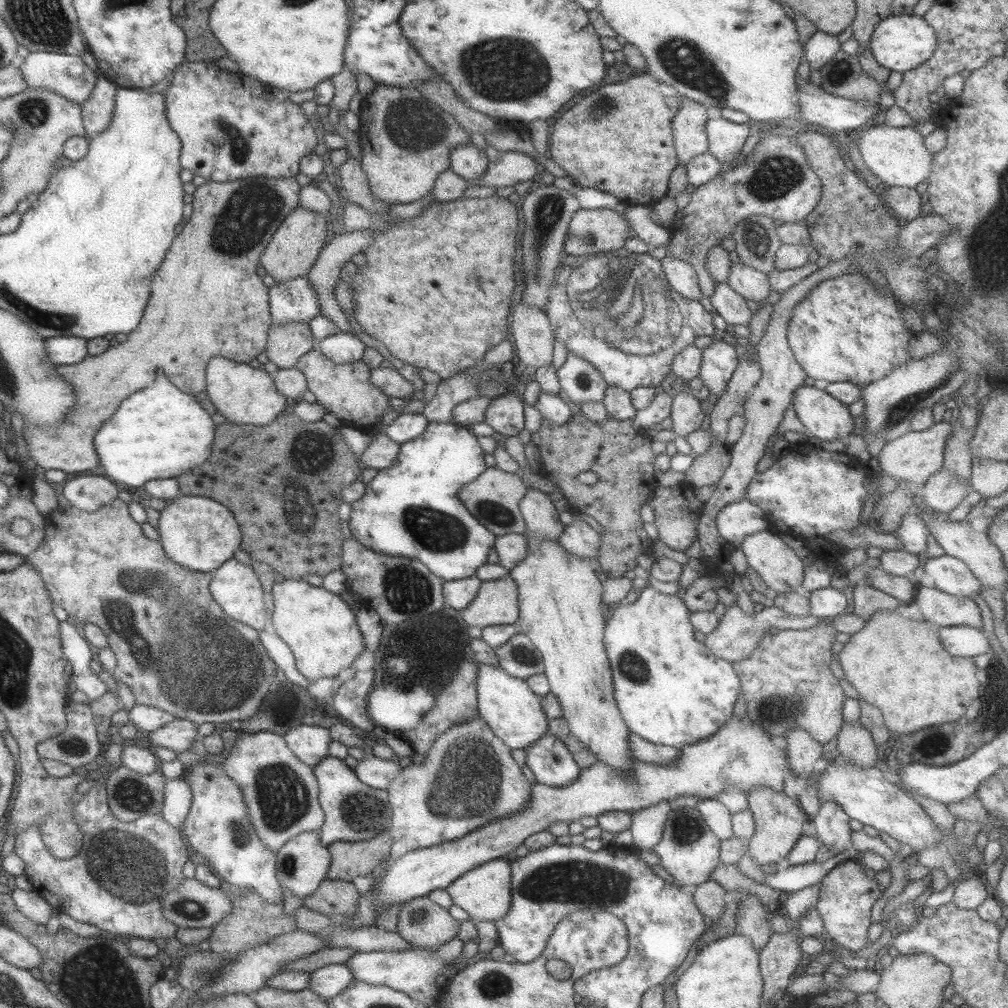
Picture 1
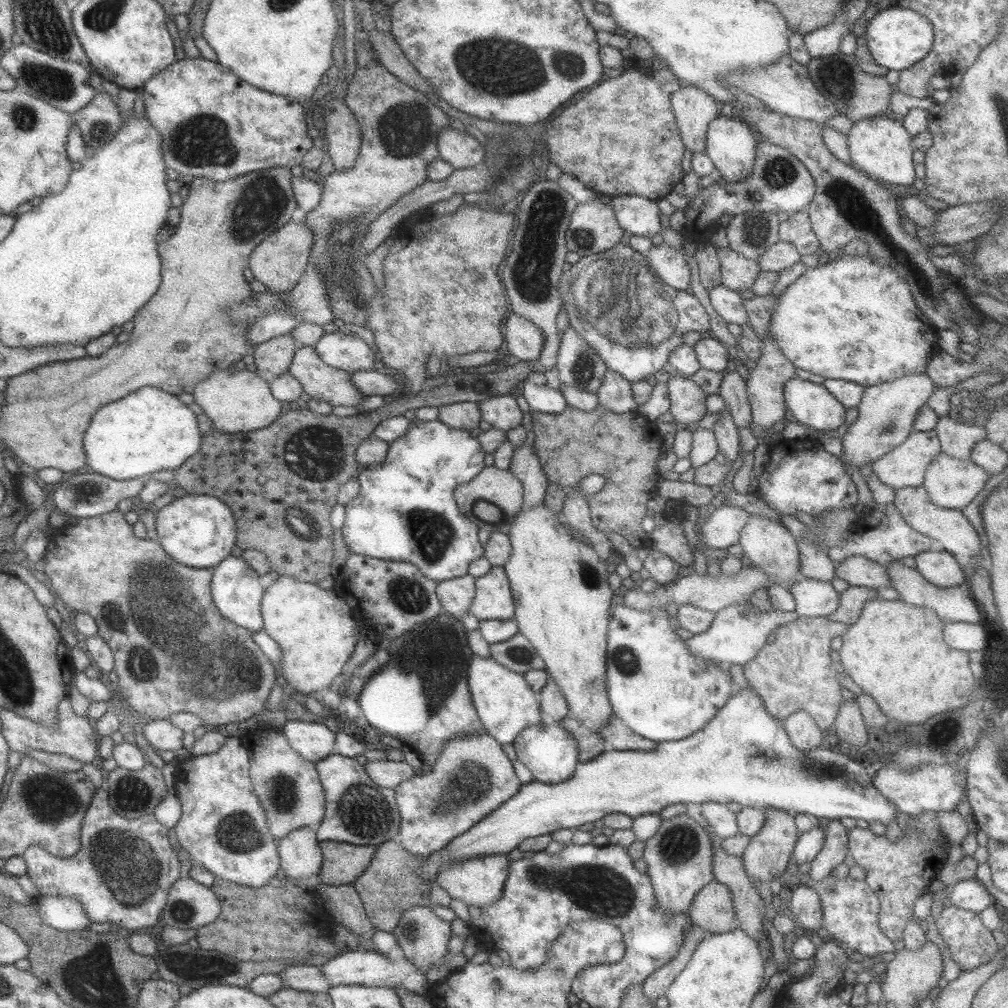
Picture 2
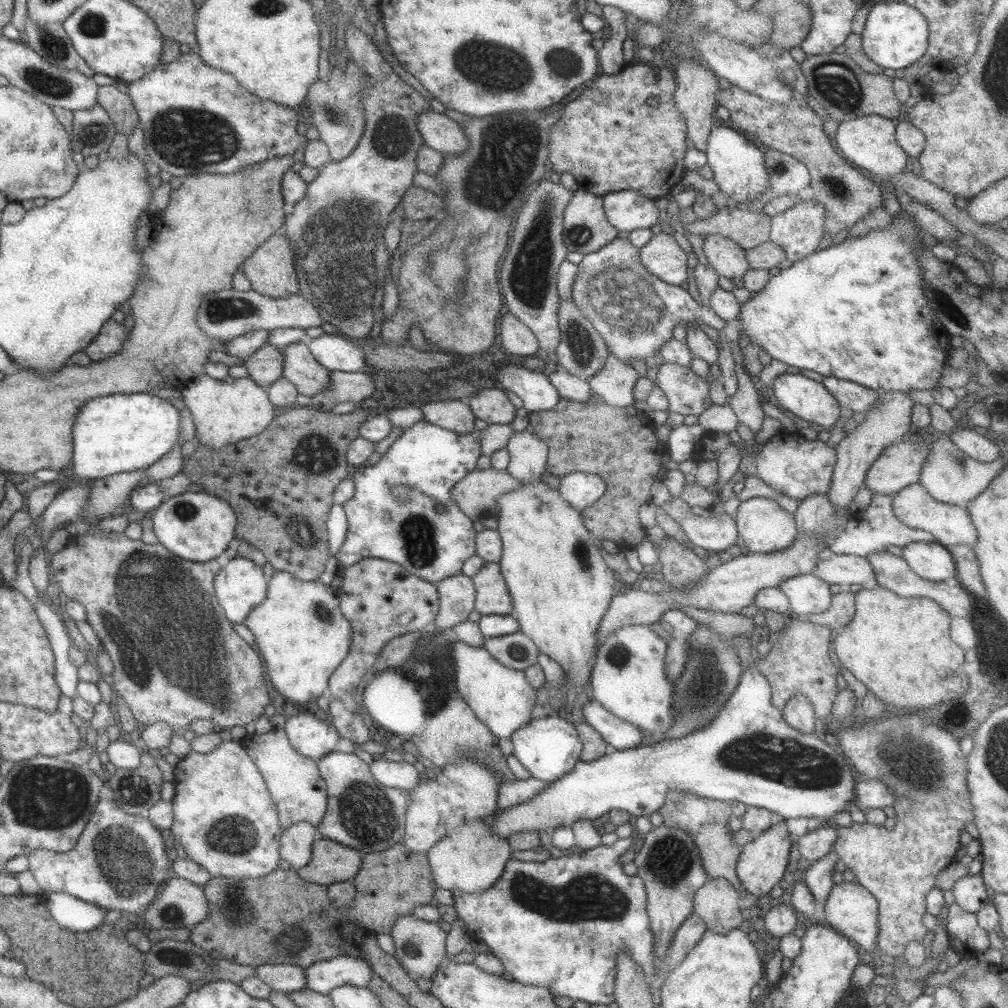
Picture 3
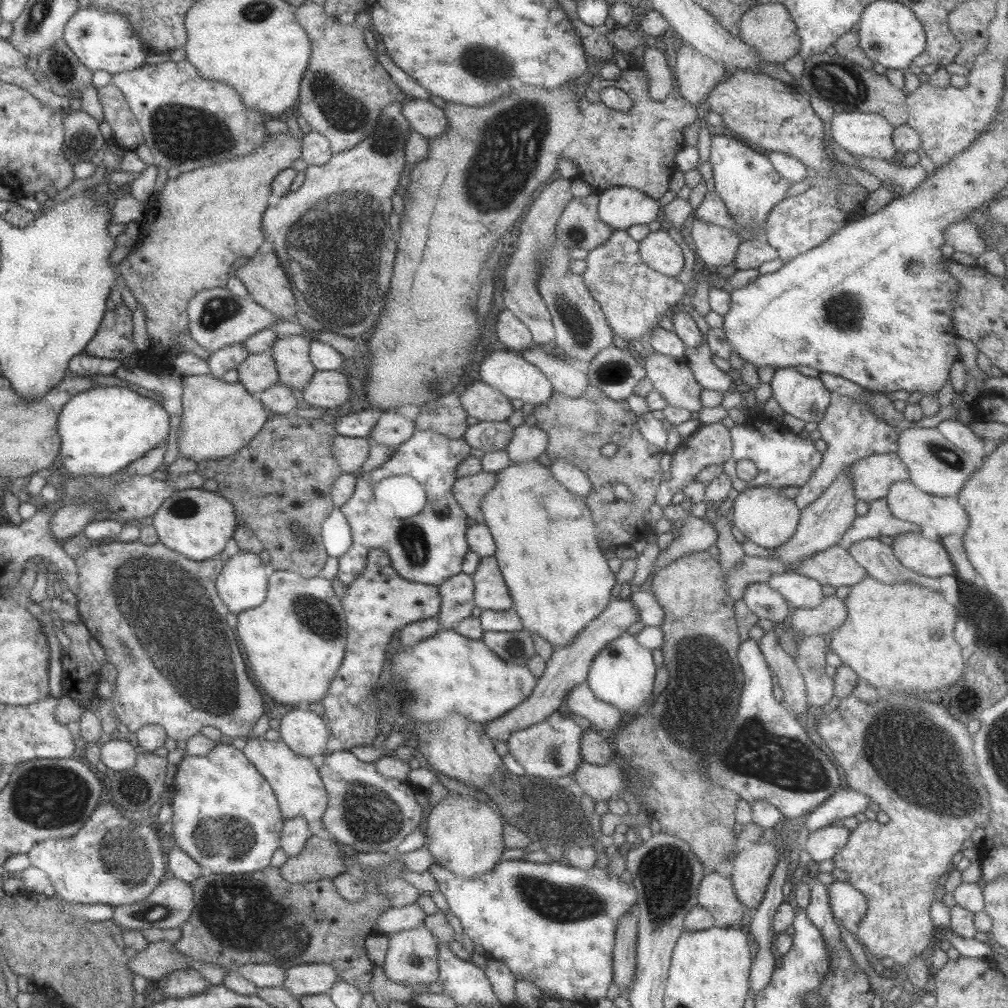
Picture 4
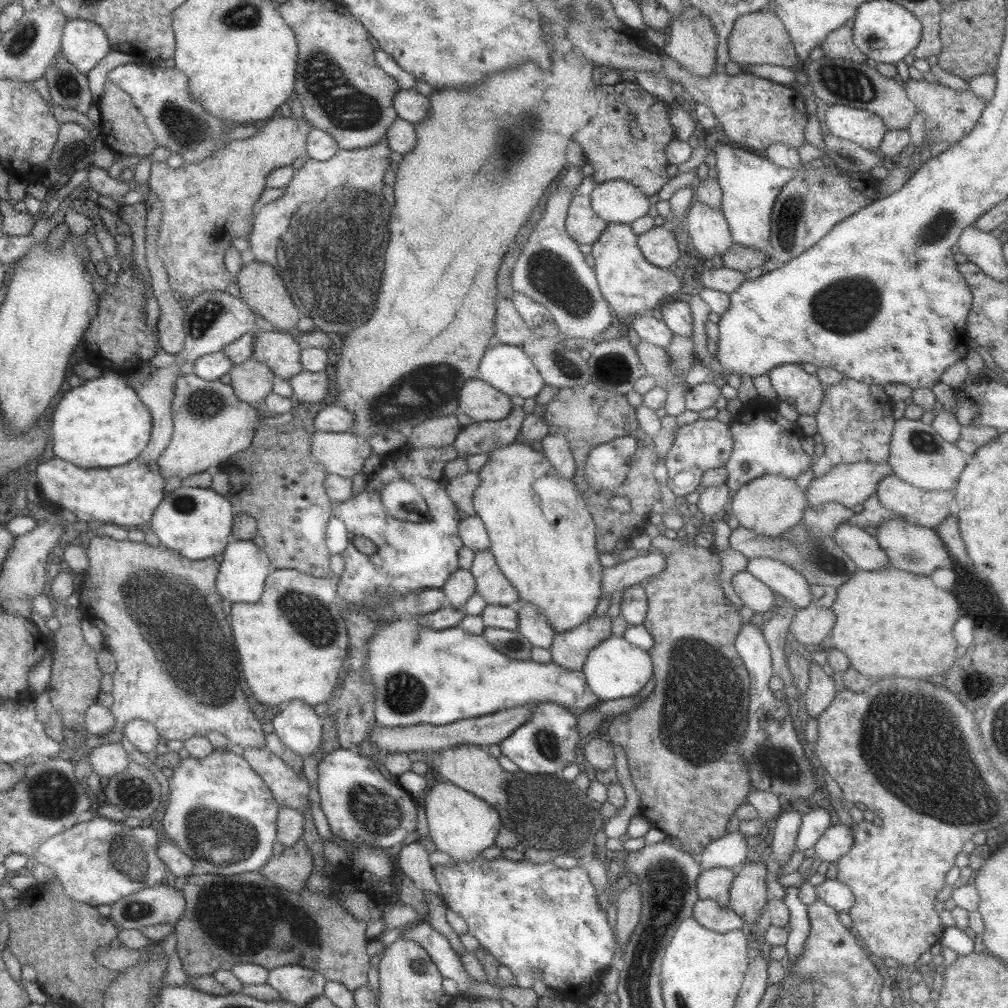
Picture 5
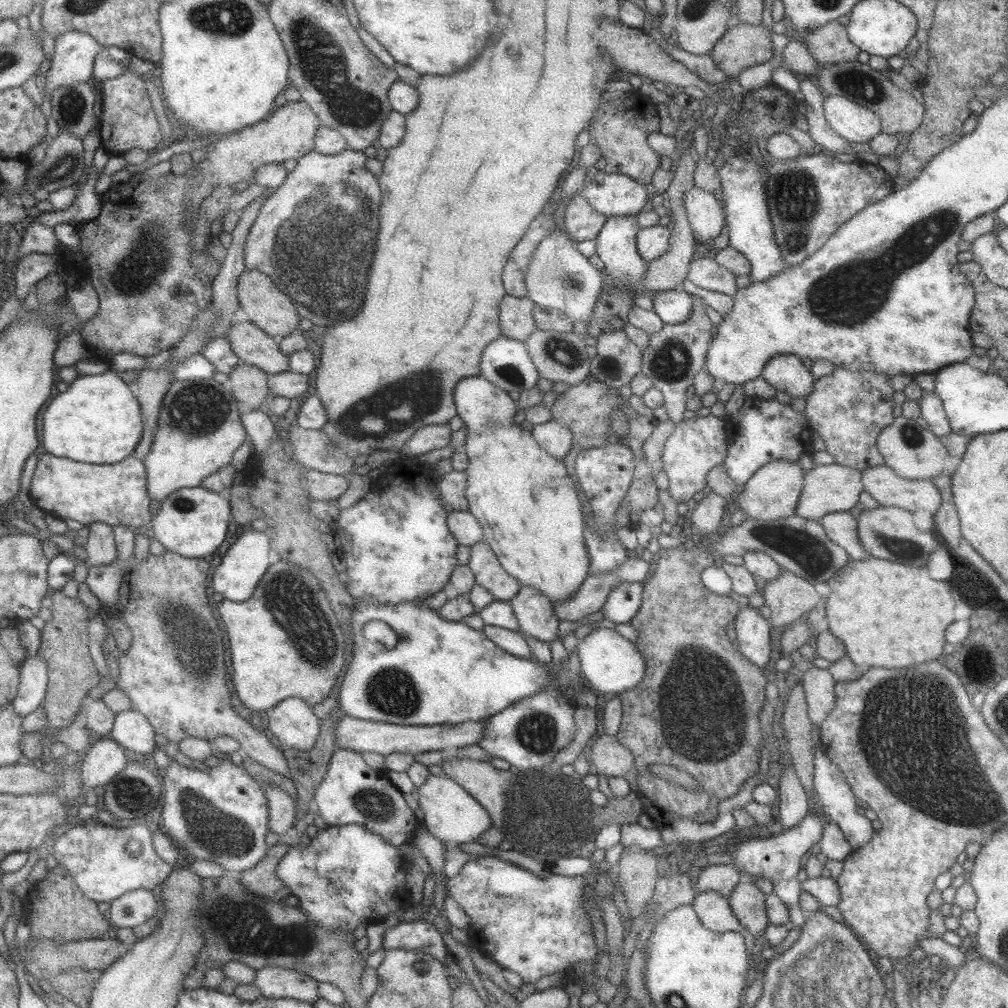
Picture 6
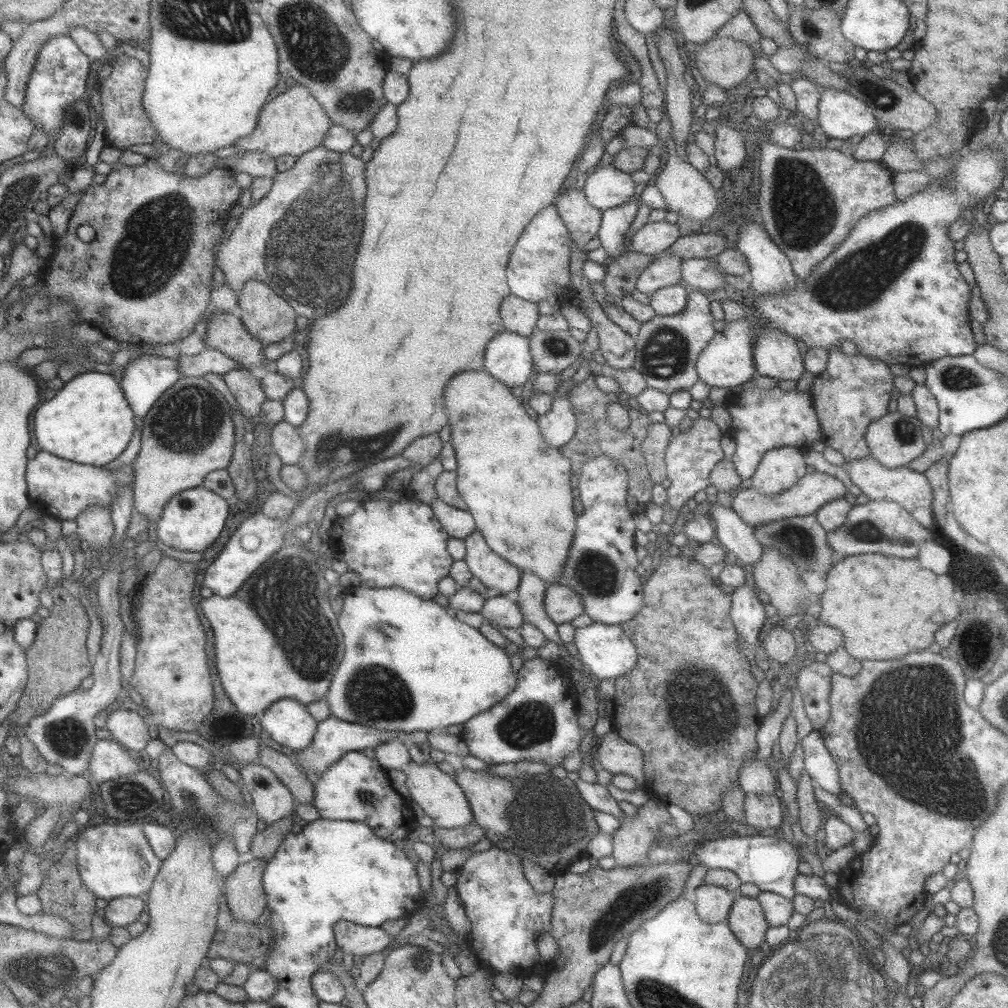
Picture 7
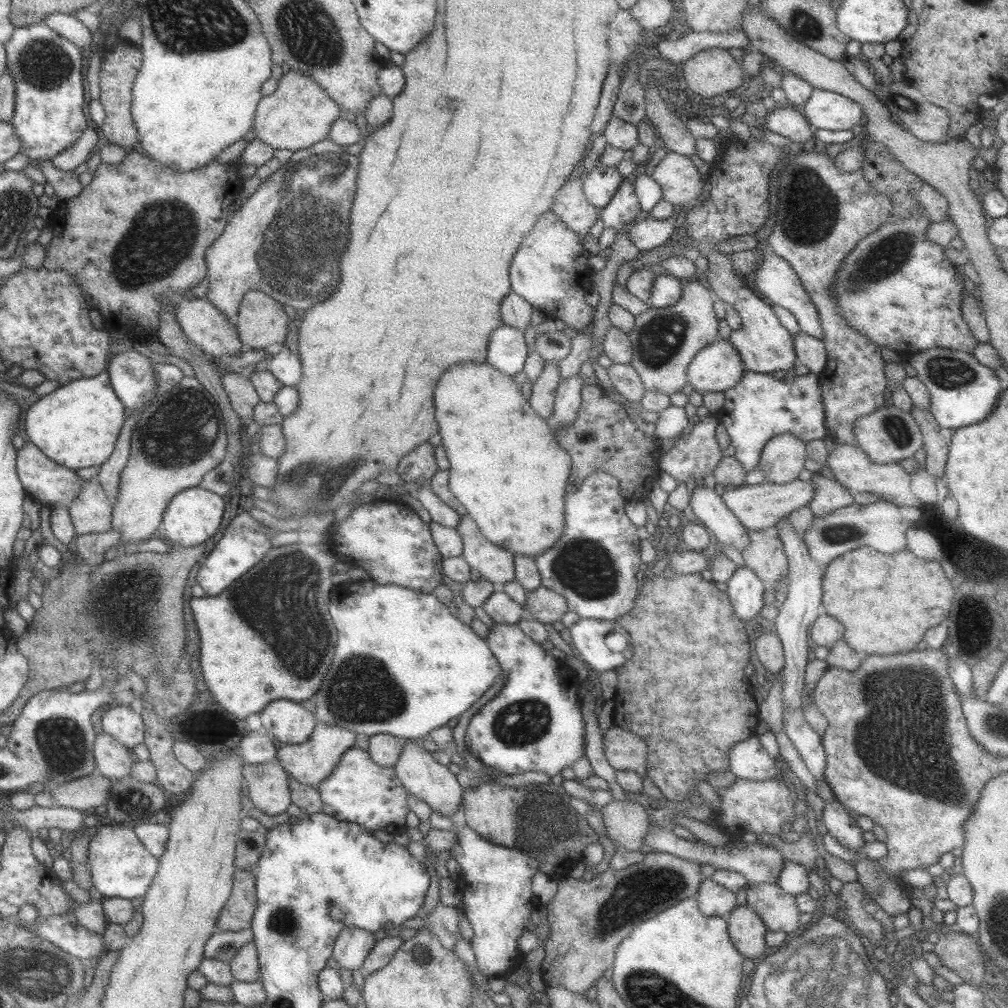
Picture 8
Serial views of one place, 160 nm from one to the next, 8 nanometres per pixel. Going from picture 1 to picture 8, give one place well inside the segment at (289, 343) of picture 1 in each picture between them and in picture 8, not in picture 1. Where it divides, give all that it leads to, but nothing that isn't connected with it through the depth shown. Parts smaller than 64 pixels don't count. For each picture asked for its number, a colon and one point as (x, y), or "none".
2: (275, 355)
3: (265, 366)
4: (258, 372)
5: (252, 381)
6: (249, 385)
7: (247, 390)
8: (239, 388)

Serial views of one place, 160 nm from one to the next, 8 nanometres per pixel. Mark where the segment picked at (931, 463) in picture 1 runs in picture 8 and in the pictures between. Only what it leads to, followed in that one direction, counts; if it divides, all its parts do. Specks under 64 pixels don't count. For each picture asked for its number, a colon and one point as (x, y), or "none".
2: (906, 465)
3: (900, 464)
4: (871, 476)
5: (848, 484)
6: (829, 488)
7: (812, 490)
8: (759, 506)

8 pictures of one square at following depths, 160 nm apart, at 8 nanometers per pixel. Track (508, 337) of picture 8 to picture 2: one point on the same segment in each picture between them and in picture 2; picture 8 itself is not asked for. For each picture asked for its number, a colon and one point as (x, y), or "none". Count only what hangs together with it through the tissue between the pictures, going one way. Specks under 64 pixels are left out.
2: (541, 398)
3: (534, 388)
4: (508, 371)
5: (508, 368)
6: (506, 362)
7: (508, 358)

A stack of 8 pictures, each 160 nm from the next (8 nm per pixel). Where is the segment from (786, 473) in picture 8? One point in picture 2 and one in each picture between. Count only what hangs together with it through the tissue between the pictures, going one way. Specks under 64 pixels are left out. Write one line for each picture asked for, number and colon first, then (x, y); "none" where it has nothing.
2: (769, 545)
3: (765, 527)
4: (765, 515)
5: (769, 505)
6: (772, 492)
7: (780, 468)

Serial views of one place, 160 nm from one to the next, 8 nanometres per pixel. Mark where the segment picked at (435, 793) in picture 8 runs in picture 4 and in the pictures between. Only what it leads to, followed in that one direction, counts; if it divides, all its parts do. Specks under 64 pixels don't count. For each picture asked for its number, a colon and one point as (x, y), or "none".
4: (465, 836)
5: (461, 824)
6: (449, 812)
7: (438, 794)

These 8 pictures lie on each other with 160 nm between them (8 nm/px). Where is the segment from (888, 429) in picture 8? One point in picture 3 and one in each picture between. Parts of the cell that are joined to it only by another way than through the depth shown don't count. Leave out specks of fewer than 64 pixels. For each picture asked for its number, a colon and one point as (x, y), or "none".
3: (948, 474)
4: (935, 465)
5: (918, 454)
6: (914, 452)
7: (895, 440)

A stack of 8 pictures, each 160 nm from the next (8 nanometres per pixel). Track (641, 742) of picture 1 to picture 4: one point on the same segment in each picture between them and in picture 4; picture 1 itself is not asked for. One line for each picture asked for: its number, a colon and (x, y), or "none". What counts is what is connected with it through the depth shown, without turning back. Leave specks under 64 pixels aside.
2: (621, 737)
3: (617, 732)
4: (581, 700)

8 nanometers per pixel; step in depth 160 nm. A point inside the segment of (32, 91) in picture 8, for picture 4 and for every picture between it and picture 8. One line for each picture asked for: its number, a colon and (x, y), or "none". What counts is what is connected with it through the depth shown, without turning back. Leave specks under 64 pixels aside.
4: (101, 39)
5: (84, 44)
6: (74, 53)
7: (58, 78)

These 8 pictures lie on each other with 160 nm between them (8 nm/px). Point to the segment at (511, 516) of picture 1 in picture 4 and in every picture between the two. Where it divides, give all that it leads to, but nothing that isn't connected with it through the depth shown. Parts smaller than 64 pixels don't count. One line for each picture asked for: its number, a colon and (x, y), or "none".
2: (492, 499)
3: (476, 494)
4: (469, 491)

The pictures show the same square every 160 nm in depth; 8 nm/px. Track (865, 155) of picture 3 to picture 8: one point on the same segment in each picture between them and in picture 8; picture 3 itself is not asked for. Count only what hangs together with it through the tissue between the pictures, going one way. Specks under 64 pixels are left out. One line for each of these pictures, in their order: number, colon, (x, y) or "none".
4: (869, 134)
5: (863, 127)
6: (851, 120)
7: (842, 115)
8: (825, 109)

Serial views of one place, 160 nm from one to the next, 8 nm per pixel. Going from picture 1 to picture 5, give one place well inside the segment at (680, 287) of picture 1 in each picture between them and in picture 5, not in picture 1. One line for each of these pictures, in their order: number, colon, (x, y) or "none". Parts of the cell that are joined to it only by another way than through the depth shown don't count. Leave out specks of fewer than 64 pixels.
2: (670, 265)
3: (661, 255)
4: (658, 250)
5: (659, 245)

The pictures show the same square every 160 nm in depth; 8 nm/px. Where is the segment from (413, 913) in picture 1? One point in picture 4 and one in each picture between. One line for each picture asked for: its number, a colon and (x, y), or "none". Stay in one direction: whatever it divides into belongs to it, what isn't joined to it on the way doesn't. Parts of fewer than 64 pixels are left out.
2: (423, 937)
3: (420, 946)
4: (411, 959)

